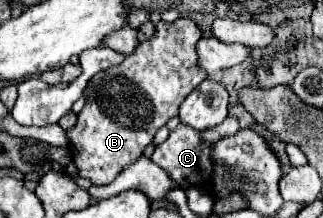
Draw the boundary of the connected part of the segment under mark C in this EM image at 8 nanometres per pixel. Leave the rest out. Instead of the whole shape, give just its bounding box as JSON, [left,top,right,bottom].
[152,116,238,188]

